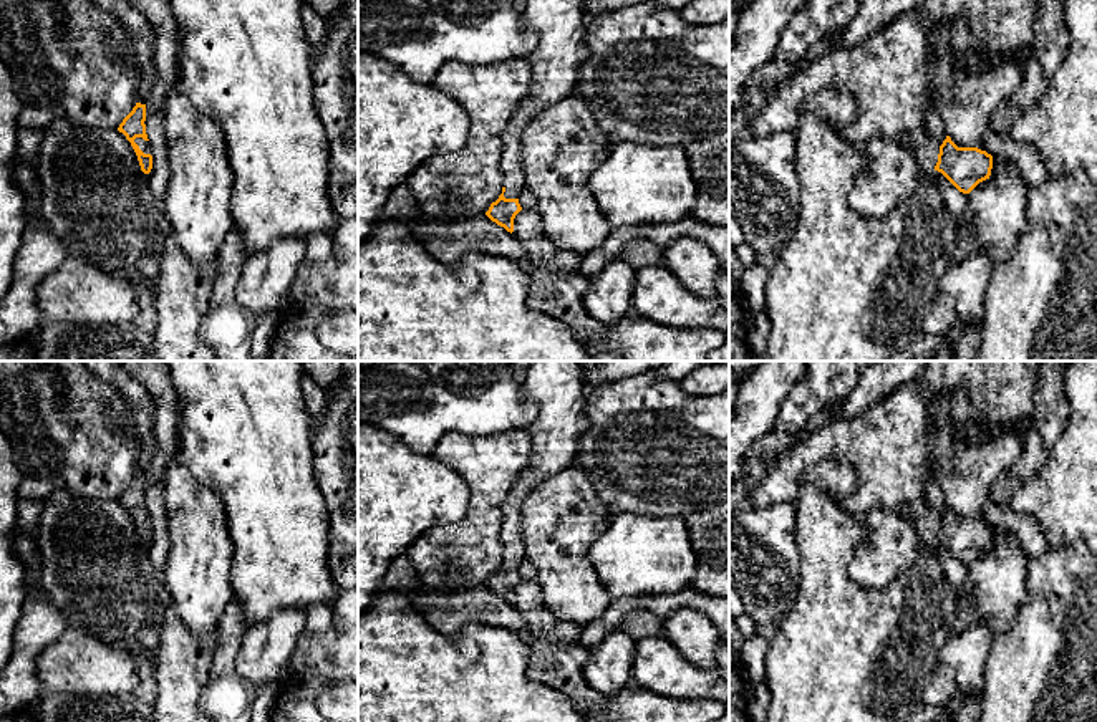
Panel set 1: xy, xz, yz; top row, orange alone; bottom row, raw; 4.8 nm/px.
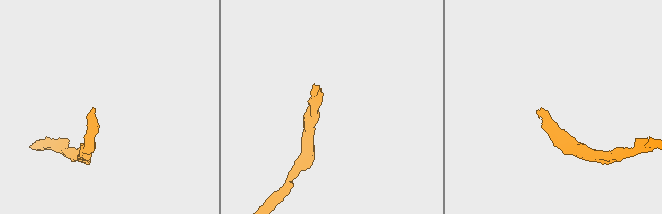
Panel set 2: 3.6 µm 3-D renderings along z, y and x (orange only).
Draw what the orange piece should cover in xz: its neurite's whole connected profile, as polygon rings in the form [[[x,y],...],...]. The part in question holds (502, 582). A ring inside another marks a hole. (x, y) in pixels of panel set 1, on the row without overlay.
[[[534,361],[522,374],[524,397],[539,407],[537,417],[525,427],[532,439],[532,454],[502,507],[504,558],[486,583],[510,604],[514,590],[522,581],[519,566],[525,558],[520,505],[532,489],[577,459],[577,442],[588,424],[583,373],[578,361]]]

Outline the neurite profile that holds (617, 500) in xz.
[[[653,369],[588,392],[585,416],[588,424],[577,442],[577,460],[613,515],[684,517],[729,500],[729,389],[706,397],[689,396],[679,381],[661,379]]]

